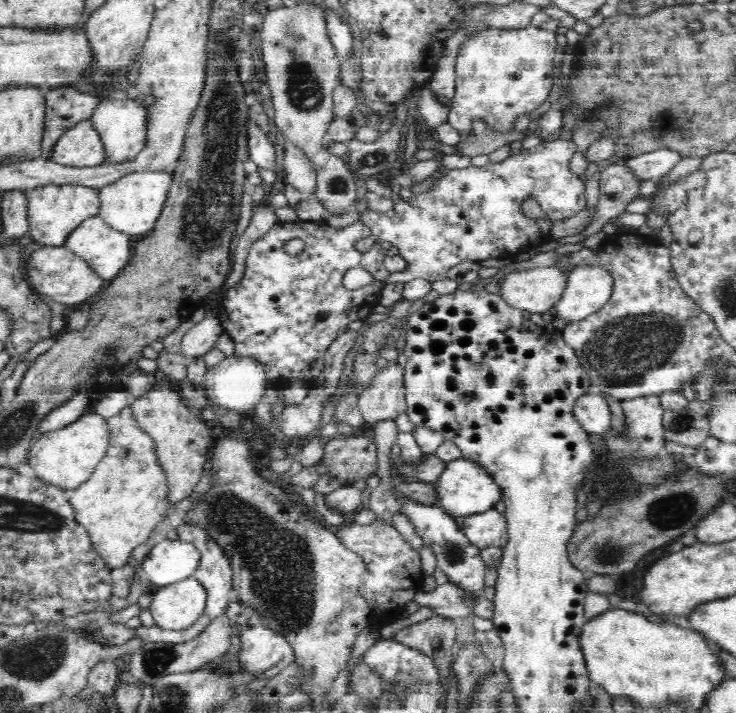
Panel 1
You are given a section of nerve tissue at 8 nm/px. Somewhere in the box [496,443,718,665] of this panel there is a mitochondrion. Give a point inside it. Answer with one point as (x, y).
(671, 510)

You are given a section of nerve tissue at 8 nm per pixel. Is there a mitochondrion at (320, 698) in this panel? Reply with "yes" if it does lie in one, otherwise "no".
no

